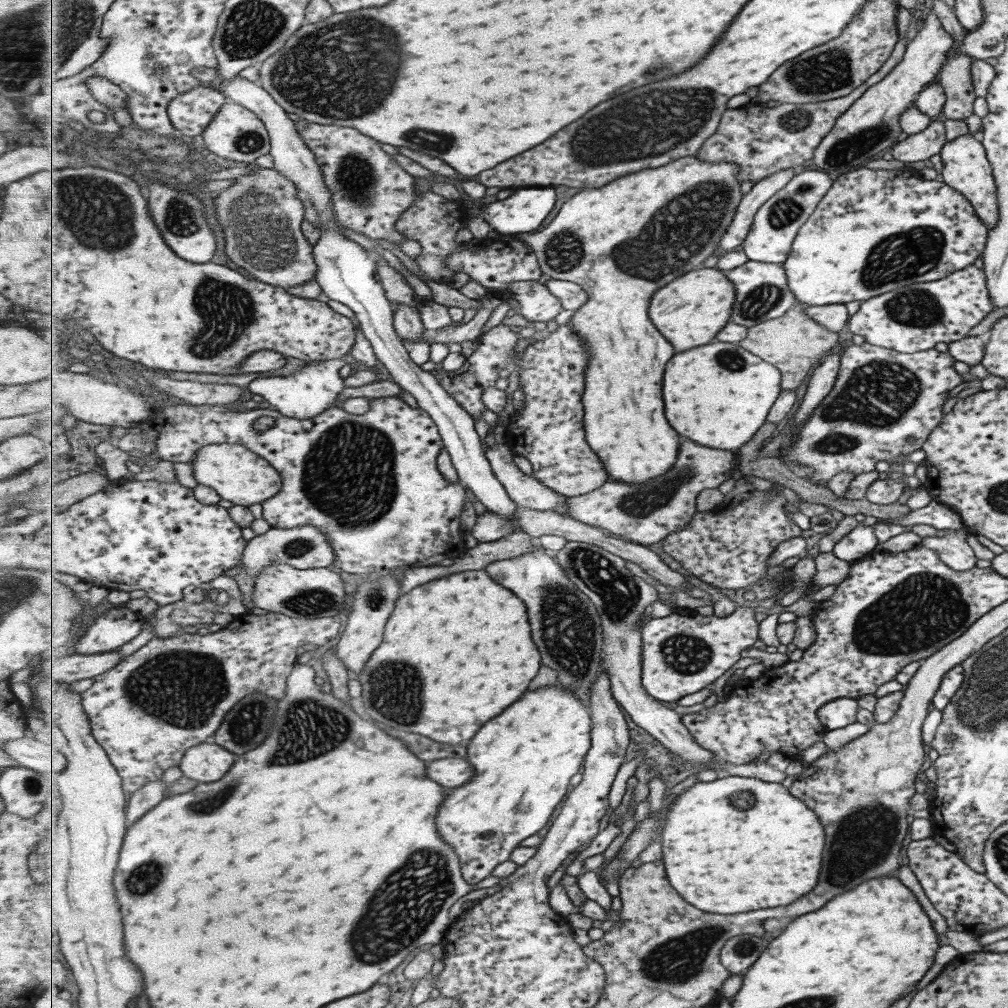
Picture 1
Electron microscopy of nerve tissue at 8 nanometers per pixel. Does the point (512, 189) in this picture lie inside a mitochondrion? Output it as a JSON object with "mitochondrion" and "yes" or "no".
{"mitochondrion":"no"}

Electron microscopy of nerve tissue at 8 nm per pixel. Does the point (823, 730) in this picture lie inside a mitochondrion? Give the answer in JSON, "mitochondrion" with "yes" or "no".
{"mitochondrion":"no"}

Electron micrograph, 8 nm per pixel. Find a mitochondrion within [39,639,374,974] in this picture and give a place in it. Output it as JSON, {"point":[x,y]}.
{"point":[187,689]}

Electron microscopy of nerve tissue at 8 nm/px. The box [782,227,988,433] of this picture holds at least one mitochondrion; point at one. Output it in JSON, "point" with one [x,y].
{"point":[918,308]}

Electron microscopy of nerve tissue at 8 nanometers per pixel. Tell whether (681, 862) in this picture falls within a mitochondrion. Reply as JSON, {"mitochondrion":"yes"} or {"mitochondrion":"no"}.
{"mitochondrion":"no"}

